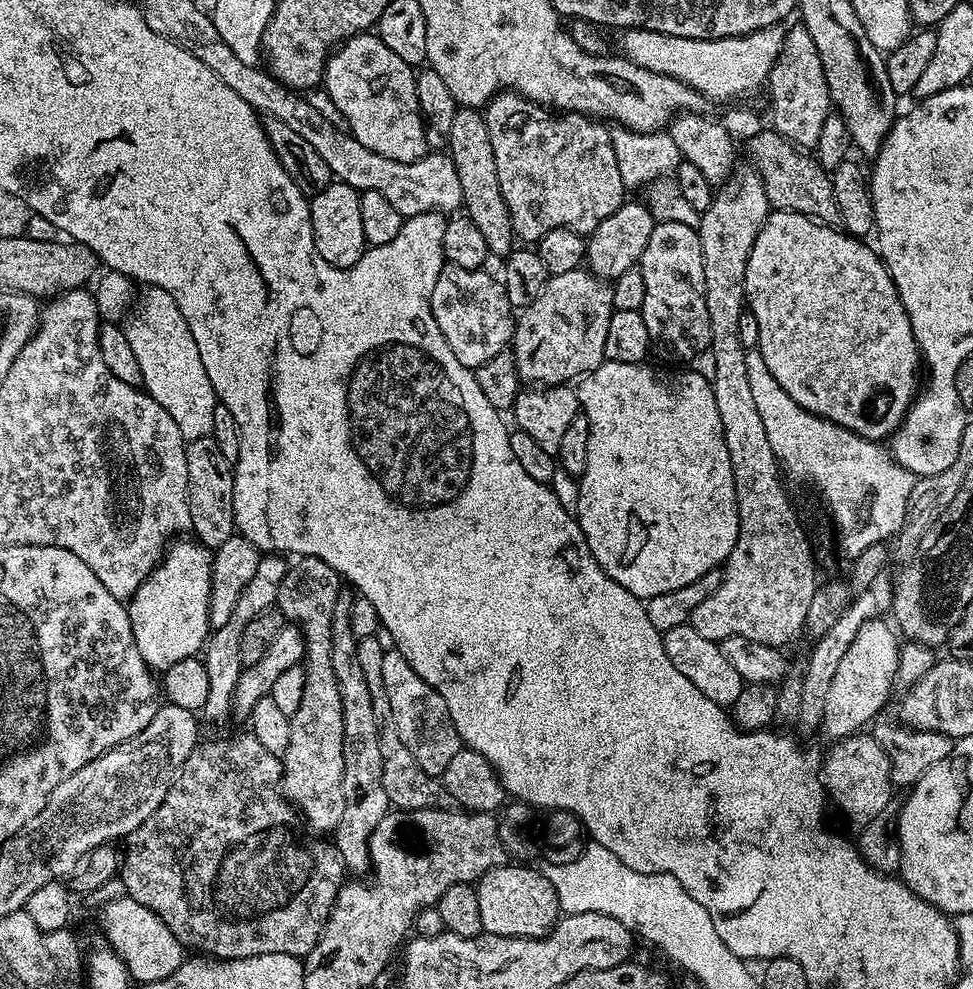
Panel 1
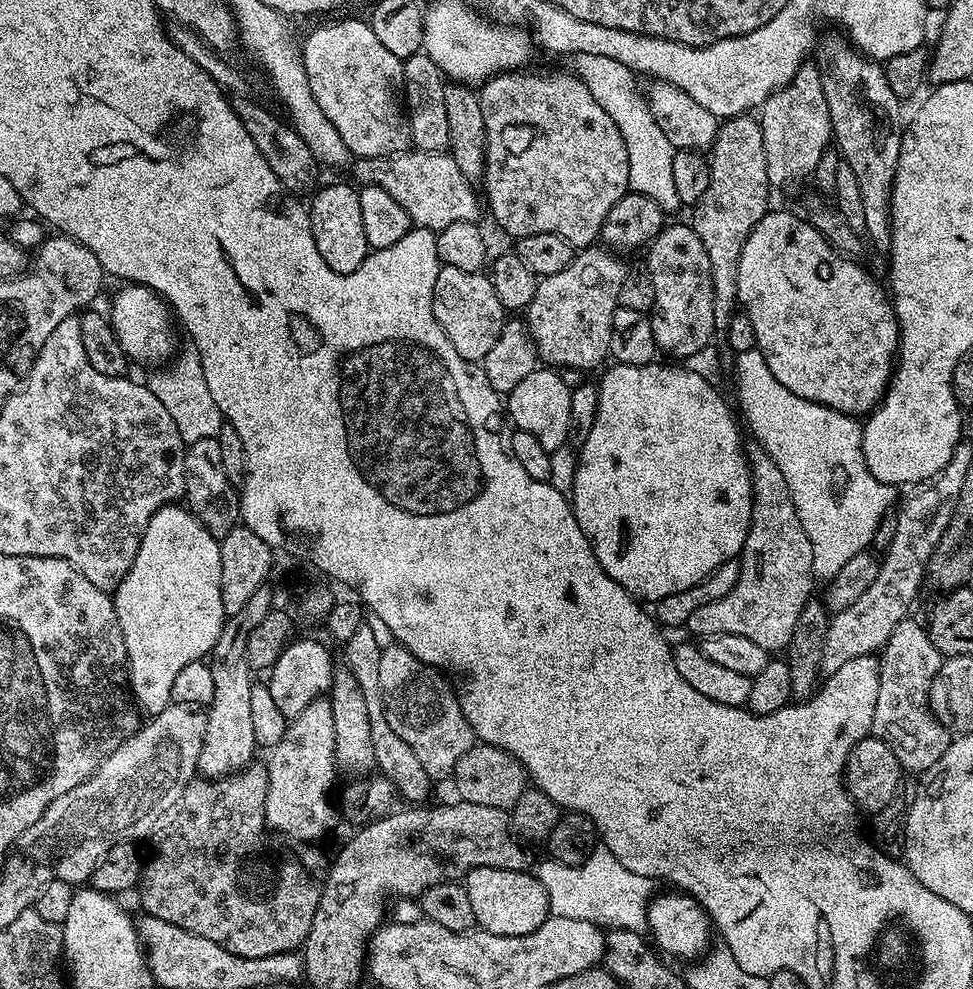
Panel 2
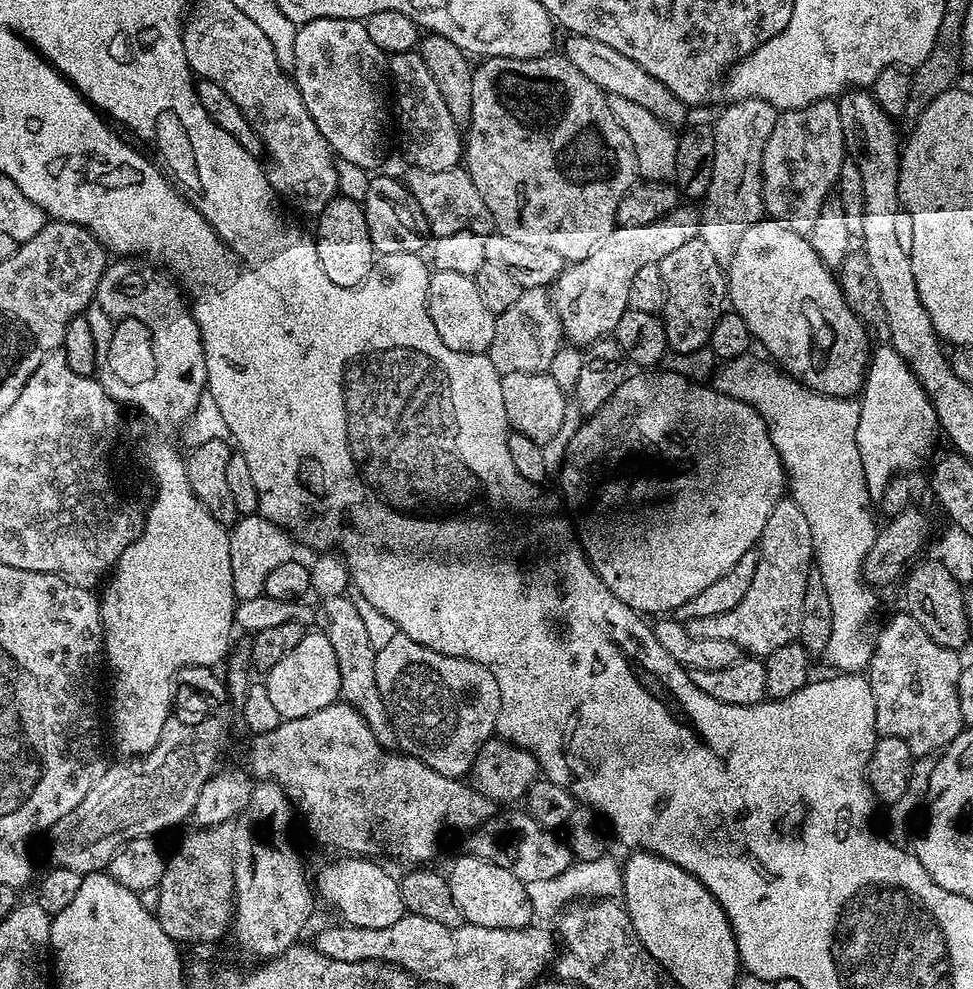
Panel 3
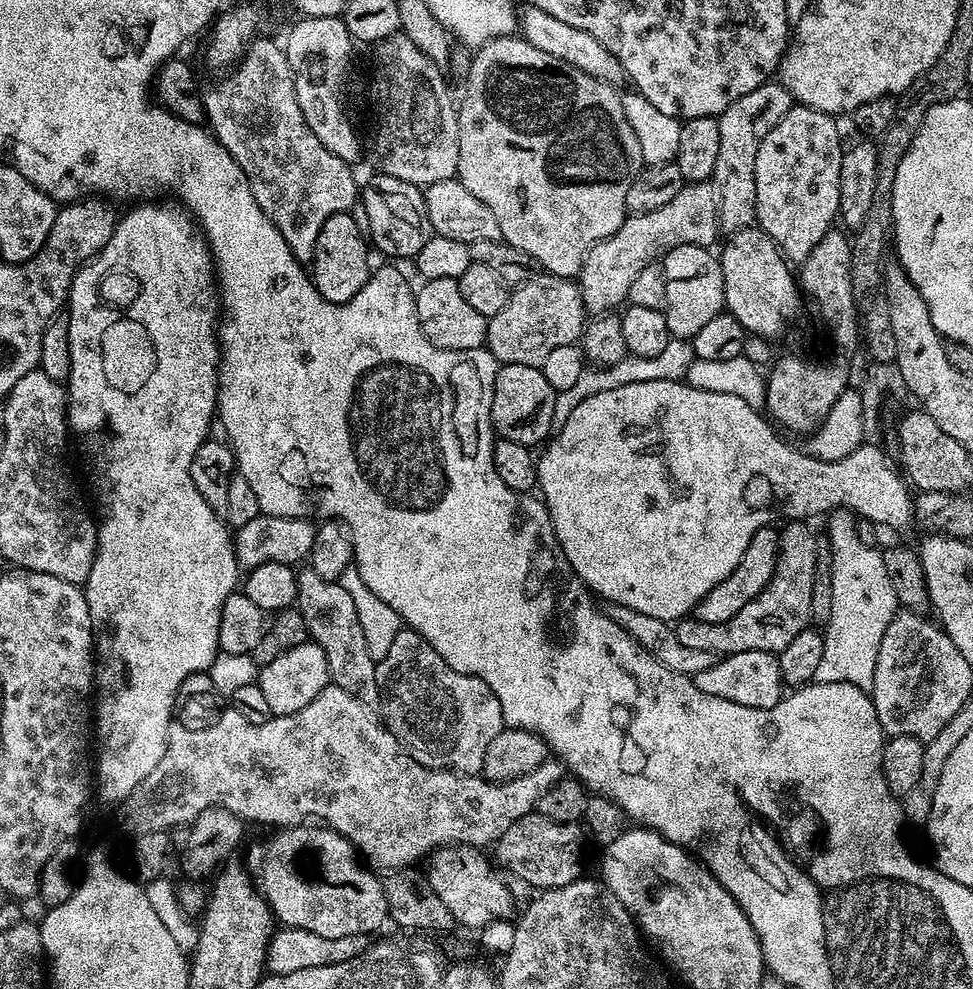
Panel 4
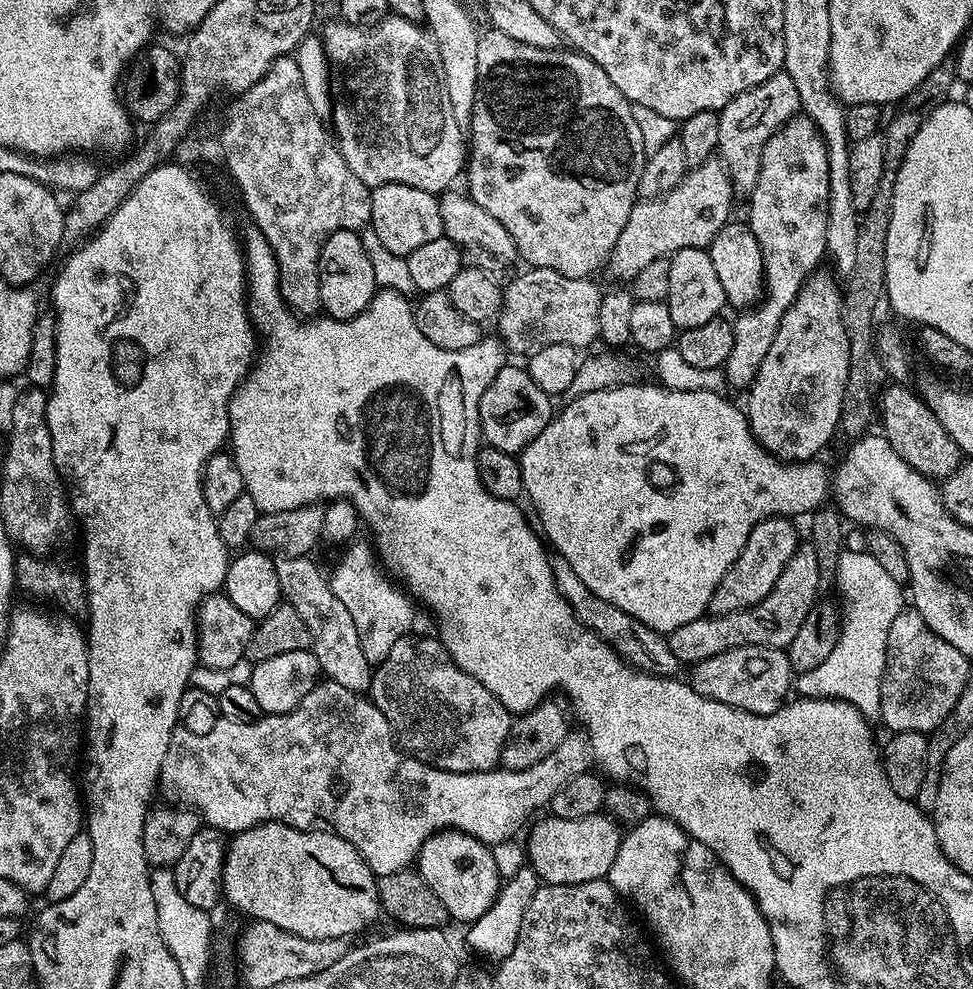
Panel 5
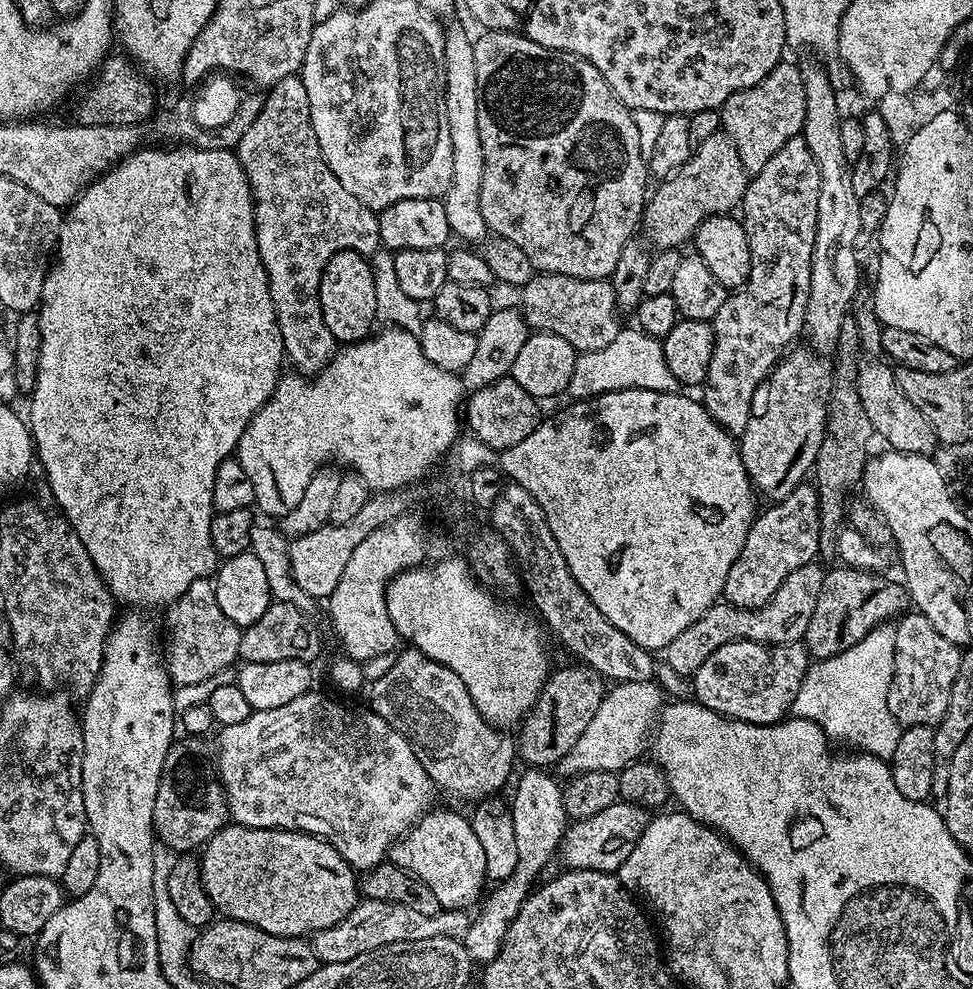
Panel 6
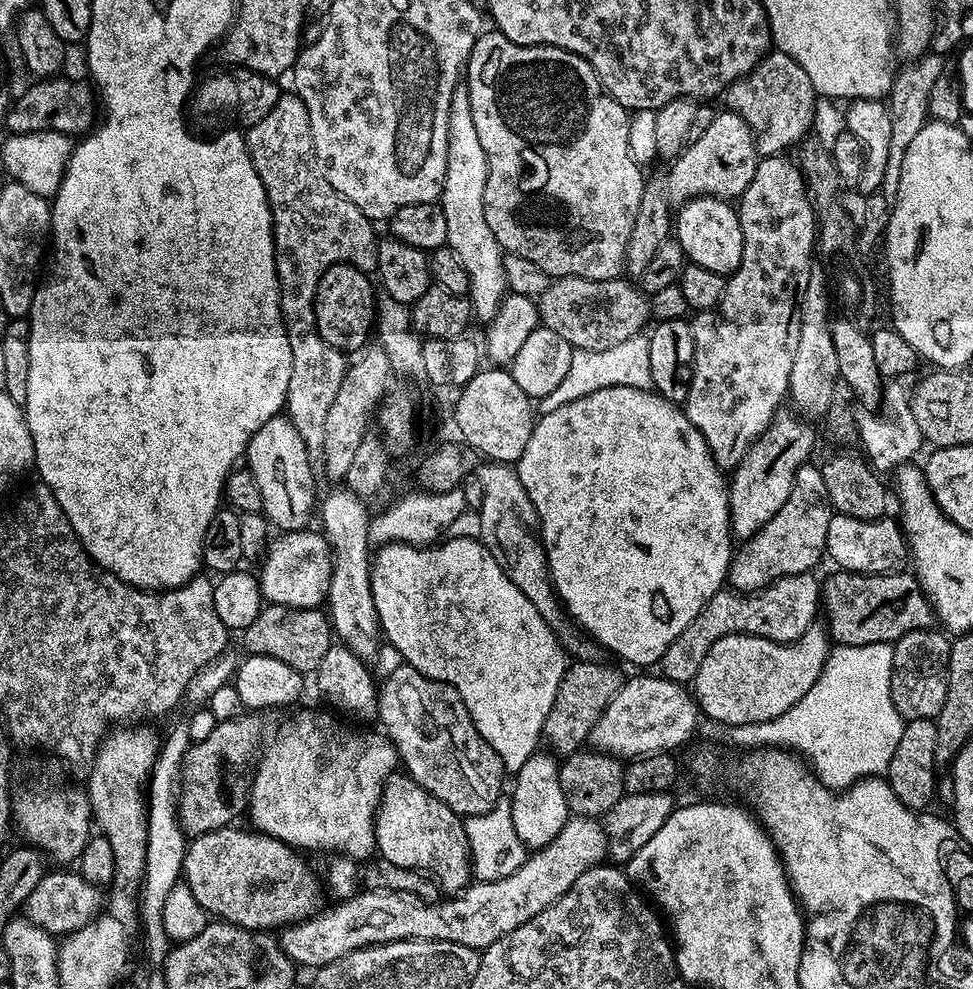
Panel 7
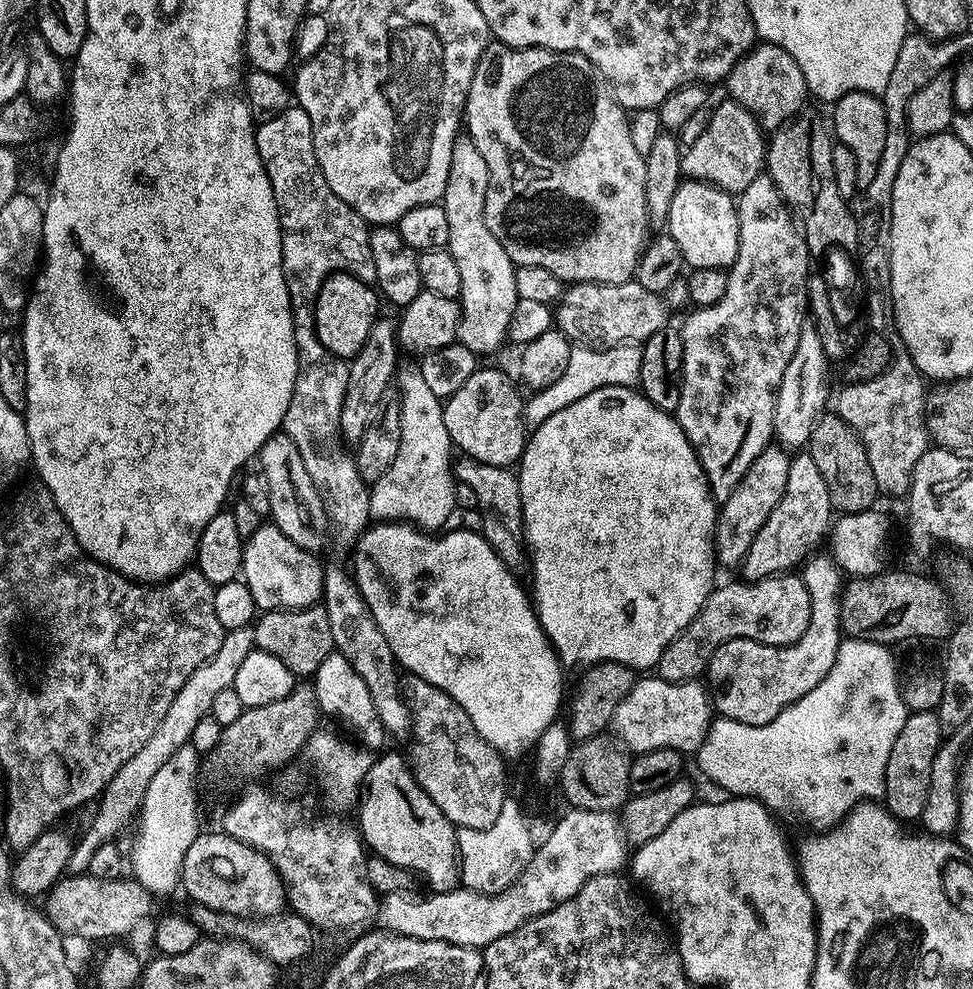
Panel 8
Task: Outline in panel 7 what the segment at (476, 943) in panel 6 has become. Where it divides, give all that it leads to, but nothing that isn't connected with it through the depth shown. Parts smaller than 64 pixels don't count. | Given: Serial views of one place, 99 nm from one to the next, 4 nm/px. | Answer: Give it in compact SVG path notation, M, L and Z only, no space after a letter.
M537 750L530 758L526 758L522 770L514 773L516 785L510 793L512 817L514 830L518 830L518 838L522 838L525 849L546 847L570 819L566 794L562 794L560 766L561 761L551 751Z

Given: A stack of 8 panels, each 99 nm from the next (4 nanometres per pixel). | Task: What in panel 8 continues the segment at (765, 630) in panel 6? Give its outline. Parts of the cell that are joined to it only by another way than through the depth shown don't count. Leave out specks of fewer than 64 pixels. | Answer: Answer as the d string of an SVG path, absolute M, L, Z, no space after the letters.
M781 574L767 576L764 580L750 580L740 584L724 584L713 587L712 593L706 598L702 610L679 632L666 646L662 658L656 663L654 672L659 679L675 684L685 684L688 680L699 681L700 675L708 672L708 663L718 646L733 642L751 642L753 644L793 644L802 634L806 634L806 626L810 626L812 599L803 579L799 575Z

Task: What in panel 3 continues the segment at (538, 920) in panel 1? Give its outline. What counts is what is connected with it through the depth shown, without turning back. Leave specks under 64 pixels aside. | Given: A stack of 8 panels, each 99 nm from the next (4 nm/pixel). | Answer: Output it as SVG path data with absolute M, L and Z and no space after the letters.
M464 854L446 872L446 879L450 894L454 894L454 902L458 902L458 910L462 910L467 923L487 928L527 928L533 923L534 913L525 884L510 874L510 870L502 870L502 866Z

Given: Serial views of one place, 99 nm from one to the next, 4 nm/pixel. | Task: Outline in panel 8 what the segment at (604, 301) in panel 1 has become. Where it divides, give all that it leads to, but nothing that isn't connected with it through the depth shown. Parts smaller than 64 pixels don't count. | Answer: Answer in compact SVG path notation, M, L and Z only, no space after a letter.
M724 98L720 105L712 108L704 133L693 144L687 145L683 153L682 170L685 177L714 184L729 194L739 194L765 171L766 136L750 110L736 100Z

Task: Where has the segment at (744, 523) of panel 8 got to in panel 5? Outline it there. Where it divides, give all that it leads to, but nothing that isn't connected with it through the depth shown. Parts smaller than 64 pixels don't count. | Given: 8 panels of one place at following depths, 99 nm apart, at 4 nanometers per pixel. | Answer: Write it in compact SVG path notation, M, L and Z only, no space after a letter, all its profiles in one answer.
M820 266L809 274L798 298L794 298L790 310L786 310L778 326L778 334L774 334L774 342L770 342L770 350L766 358L762 358L762 366L758 366L756 376L747 389L746 415L756 441L785 462L808 462L819 457L816 455L831 442L832 435L837 435L840 428L849 374L850 338L846 336L844 325L842 284L827 267Z

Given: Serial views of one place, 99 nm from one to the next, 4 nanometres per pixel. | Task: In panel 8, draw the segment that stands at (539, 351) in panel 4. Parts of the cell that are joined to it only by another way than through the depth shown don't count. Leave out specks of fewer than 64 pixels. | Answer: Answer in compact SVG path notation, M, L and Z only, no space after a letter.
M635 282L626 284L572 284L554 308L554 320L569 340L585 348L617 348L619 344L643 345L658 330L669 327L670 309L667 300L658 292L646 290Z

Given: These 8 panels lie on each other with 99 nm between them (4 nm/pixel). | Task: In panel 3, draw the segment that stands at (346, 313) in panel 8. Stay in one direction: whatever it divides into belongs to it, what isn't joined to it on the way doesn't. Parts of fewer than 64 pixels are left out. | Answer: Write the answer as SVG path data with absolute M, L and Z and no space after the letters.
M337 194L315 217L314 224L318 262L322 262L326 278L330 278L334 286L343 288L353 288L366 280L374 263L374 249L370 242L370 230L366 226L363 203L359 199L351 200L348 196Z

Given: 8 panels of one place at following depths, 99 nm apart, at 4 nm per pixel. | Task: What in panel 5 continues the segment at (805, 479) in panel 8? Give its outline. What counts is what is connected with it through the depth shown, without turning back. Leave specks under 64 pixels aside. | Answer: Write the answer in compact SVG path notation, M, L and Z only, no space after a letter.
M769 516L767 520L758 522L754 530L750 530L750 538L746 538L746 546L742 546L742 554L738 554L734 566L730 566L726 574L722 574L722 582L718 582L710 598L708 612L711 615L721 616L746 610L762 602L762 598L766 598L766 594L774 590L774 582L778 582L778 574L786 570L786 562L790 562L798 547L796 528L792 524L795 523L783 516Z

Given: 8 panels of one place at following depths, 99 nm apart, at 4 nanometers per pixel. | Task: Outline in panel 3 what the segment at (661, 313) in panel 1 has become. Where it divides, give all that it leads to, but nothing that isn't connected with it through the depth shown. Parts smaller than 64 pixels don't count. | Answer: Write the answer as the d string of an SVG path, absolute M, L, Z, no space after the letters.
M694 239L678 246L666 258L660 260L659 266L662 270L662 282L666 285L666 306L662 313L666 338L669 349L673 353L689 352L705 347L714 330L714 322L726 311L726 272L722 267L721 257L714 250L708 249L706 242Z

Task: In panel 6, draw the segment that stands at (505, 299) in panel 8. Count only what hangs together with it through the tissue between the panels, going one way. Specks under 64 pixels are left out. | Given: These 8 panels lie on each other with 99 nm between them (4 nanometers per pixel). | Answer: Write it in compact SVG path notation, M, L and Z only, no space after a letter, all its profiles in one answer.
M448 24L446 35L444 38L444 69L446 70L446 86L444 87L444 97L446 98L446 122L450 125L450 154L454 154L454 170L450 178L450 186L447 192L444 193L442 199L444 201L444 209L446 210L446 222L453 237L461 236L461 241L472 242L468 240L477 240L477 242L485 239L488 227L482 218L482 206L480 205L480 195L482 194L482 174L484 173L484 155L482 154L482 138L478 138L478 70L474 63L474 43L456 24Z

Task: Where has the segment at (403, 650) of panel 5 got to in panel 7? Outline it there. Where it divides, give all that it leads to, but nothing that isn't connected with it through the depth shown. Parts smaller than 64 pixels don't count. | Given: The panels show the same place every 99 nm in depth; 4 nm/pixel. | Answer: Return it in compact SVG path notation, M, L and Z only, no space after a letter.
M401 663L399 667L394 669L389 674L388 681L381 683L378 688L378 720L388 727L386 735L396 746L399 763L408 767L405 768L407 775L421 784L427 792L434 794L434 798L446 802L446 806L450 806L450 810L454 810L457 816L477 816L490 810L496 805L496 801L501 799L500 787L506 779L504 763L498 758L494 746L490 746L490 742L486 742L486 738L478 734L454 686L426 678L409 664Z

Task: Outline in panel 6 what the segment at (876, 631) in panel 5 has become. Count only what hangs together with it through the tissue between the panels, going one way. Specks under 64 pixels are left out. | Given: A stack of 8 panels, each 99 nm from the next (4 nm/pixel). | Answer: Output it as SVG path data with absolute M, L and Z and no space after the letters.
M891 623L879 624L858 646L842 650L842 654L834 658L809 663L798 698L792 703L791 715L797 720L813 720L833 741L845 740L849 749L891 761L902 731L902 725L890 714L888 705L895 637L896 629Z

